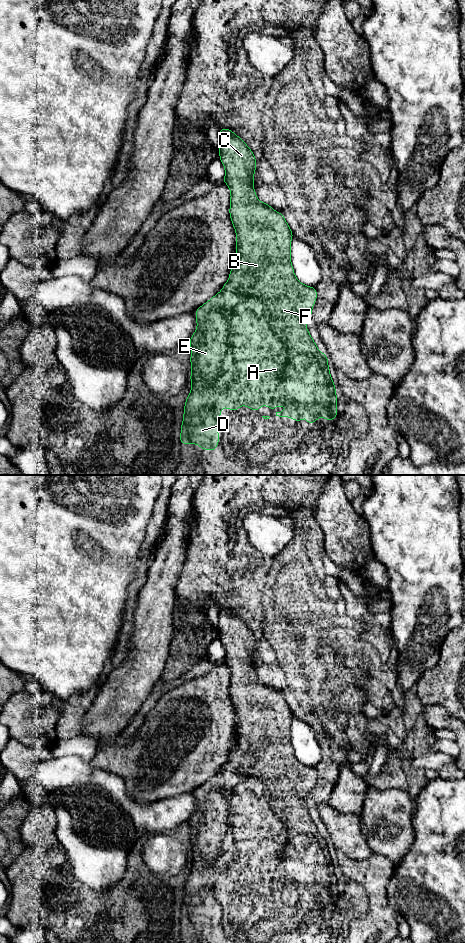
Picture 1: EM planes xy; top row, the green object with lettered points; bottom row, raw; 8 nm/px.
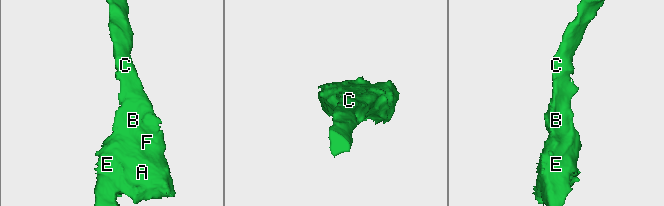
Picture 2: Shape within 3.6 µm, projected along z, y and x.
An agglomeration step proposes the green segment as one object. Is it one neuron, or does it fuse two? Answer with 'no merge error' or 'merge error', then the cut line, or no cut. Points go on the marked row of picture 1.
no merge error | no cut

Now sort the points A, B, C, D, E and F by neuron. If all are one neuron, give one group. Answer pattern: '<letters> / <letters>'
A B C D E F

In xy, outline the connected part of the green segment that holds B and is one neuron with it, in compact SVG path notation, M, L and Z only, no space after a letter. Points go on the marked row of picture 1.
M228 128L220 129L219 134L219 157L225 168L225 177L223 182L228 185L231 194L229 213L233 227L236 231L236 256L234 258L234 266L230 270L229 279L224 284L222 290L200 306L195 312L197 328L189 340L189 345L191 348L190 362L192 372L190 375L190 380L192 383L192 388L185 401L180 434L181 444L197 444L203 450L217 449L219 442L218 427L220 425L220 414L223 407L232 411L237 411L239 406L247 406L256 412L257 410L260 410L260 406L269 406L271 411L274 411L275 406L286 406L288 410L276 412L276 416L289 417L295 421L302 421L302 419L306 417L306 422L308 424L313 424L321 416L325 420L334 420L338 412L338 398L336 396L336 388L329 371L328 357L323 352L318 350L318 346L315 344L306 327L306 321L310 319L312 308L317 299L317 291L315 287L302 284L295 276L291 263L291 240L293 238L293 233L282 213L276 212L270 207L269 204L263 203L257 198L254 190L254 172L256 170L257 163L252 150L239 136Z

